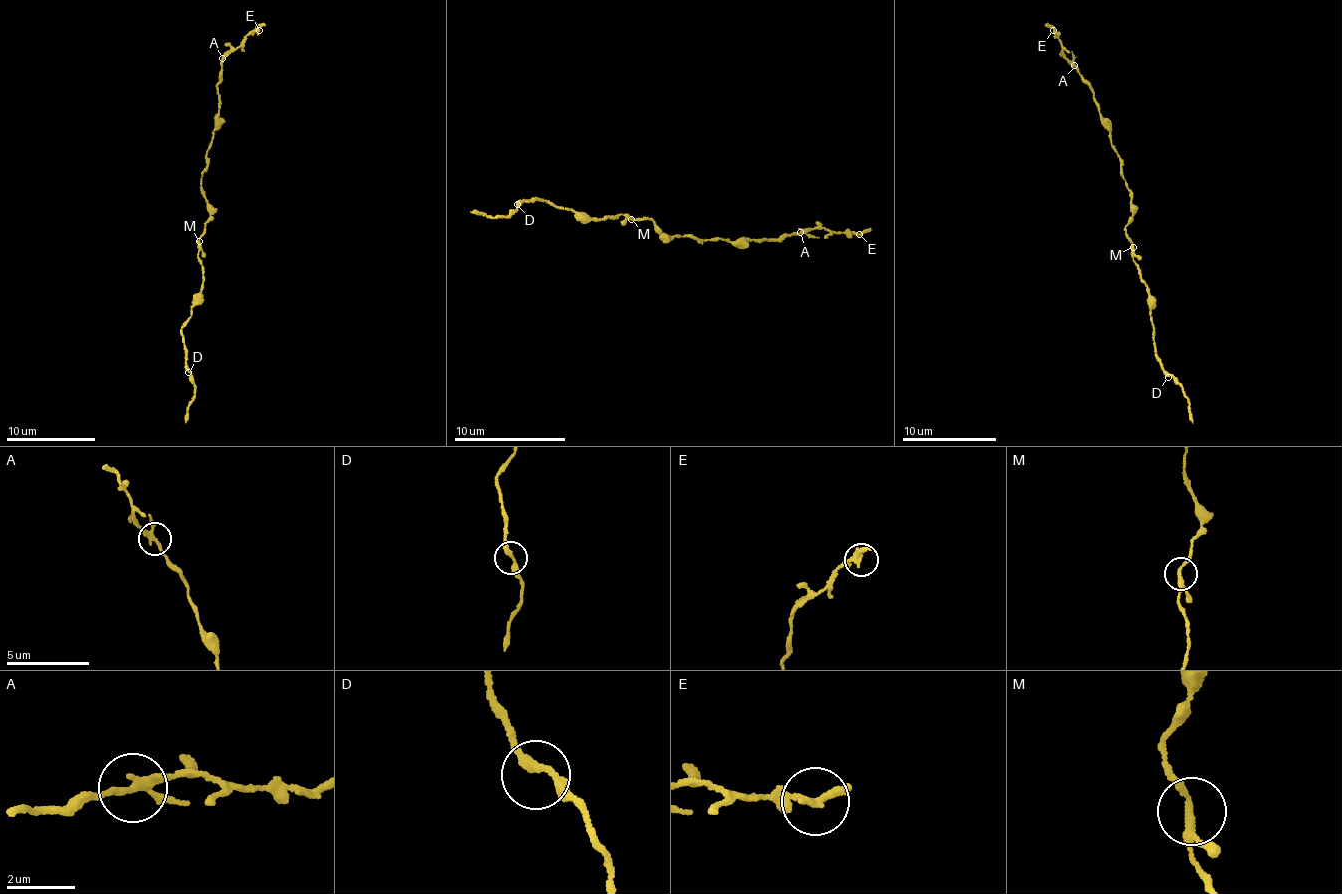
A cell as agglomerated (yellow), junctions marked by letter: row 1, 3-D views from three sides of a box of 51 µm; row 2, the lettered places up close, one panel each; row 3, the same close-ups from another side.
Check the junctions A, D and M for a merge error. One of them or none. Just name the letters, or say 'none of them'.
A

